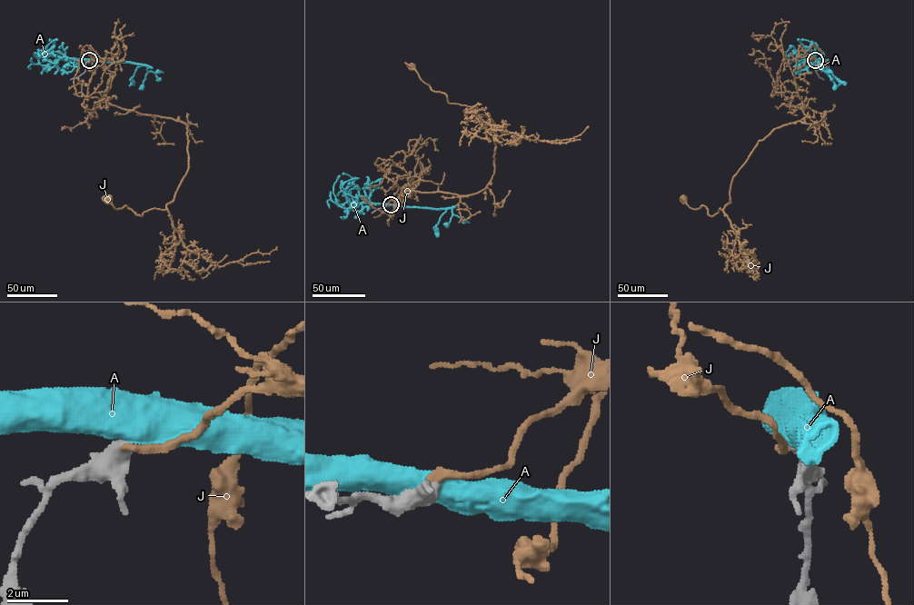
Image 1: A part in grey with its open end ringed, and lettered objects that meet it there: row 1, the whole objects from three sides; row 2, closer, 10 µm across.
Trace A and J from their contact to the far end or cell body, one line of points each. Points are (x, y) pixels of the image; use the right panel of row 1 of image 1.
A: (815, 60), (818, 65), (811, 56), (795, 53), (788, 56)
J: (815, 61), (792, 73), (806, 117), (758, 142), (733, 176), (730, 201), (710, 216), (683, 197)

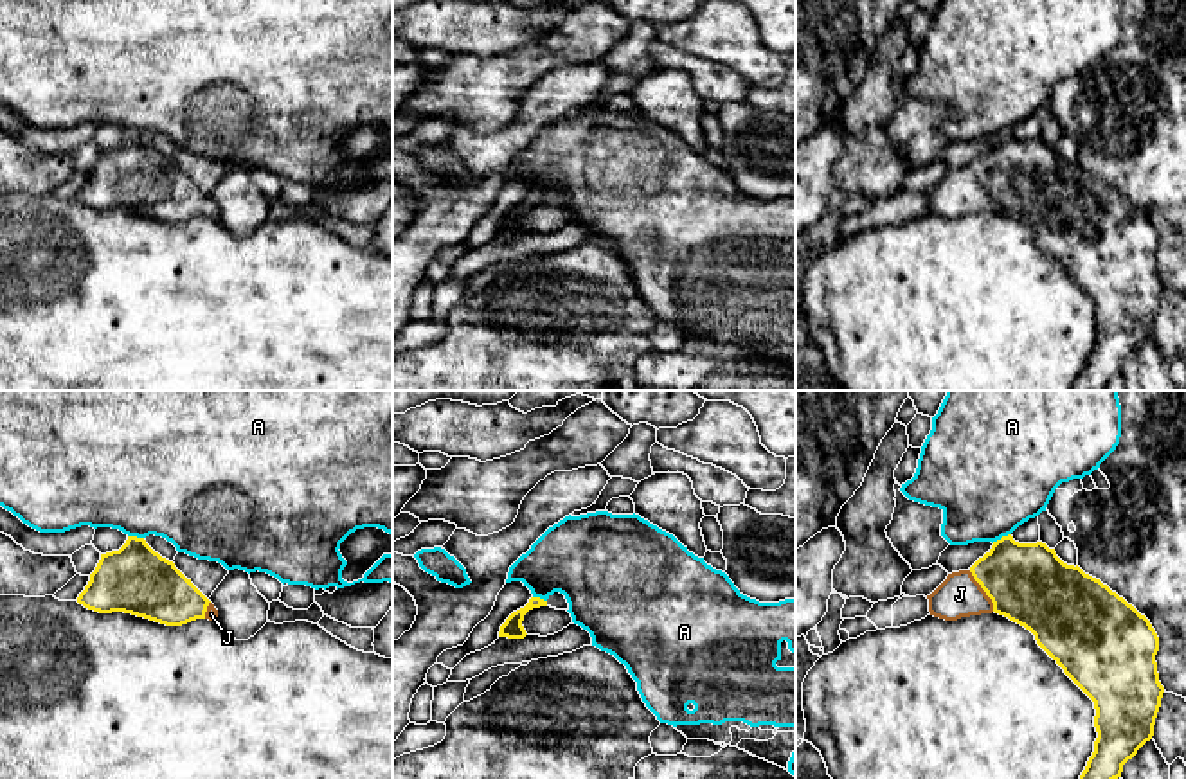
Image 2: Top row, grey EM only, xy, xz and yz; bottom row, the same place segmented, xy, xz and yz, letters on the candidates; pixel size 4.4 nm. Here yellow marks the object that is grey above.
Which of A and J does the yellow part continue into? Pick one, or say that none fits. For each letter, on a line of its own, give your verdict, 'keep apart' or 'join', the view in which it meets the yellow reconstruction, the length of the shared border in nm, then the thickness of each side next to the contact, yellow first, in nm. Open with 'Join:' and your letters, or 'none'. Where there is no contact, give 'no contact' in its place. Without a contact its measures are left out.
Join: J
A: keep apart; contact in yz; length 100 nm; calibres 360 and 480 nm
J: join; contact in yz; length 220 nm; calibres 360 and 190 nm

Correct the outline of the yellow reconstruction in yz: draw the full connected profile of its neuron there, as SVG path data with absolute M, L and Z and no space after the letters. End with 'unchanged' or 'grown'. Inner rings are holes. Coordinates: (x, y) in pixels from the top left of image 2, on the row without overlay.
M1011 131L1002 133L968 167L948 171L927 196L930 212L945 218L995 209L1024 223L1094 299L1094 349L1071 390L1103 390L1110 378L1121 374L1123 362L1152 336L1164 290L1155 259L1155 227L1100 176L1078 162L1064 160L1055 146L1042 139L1019 140Z; grown

